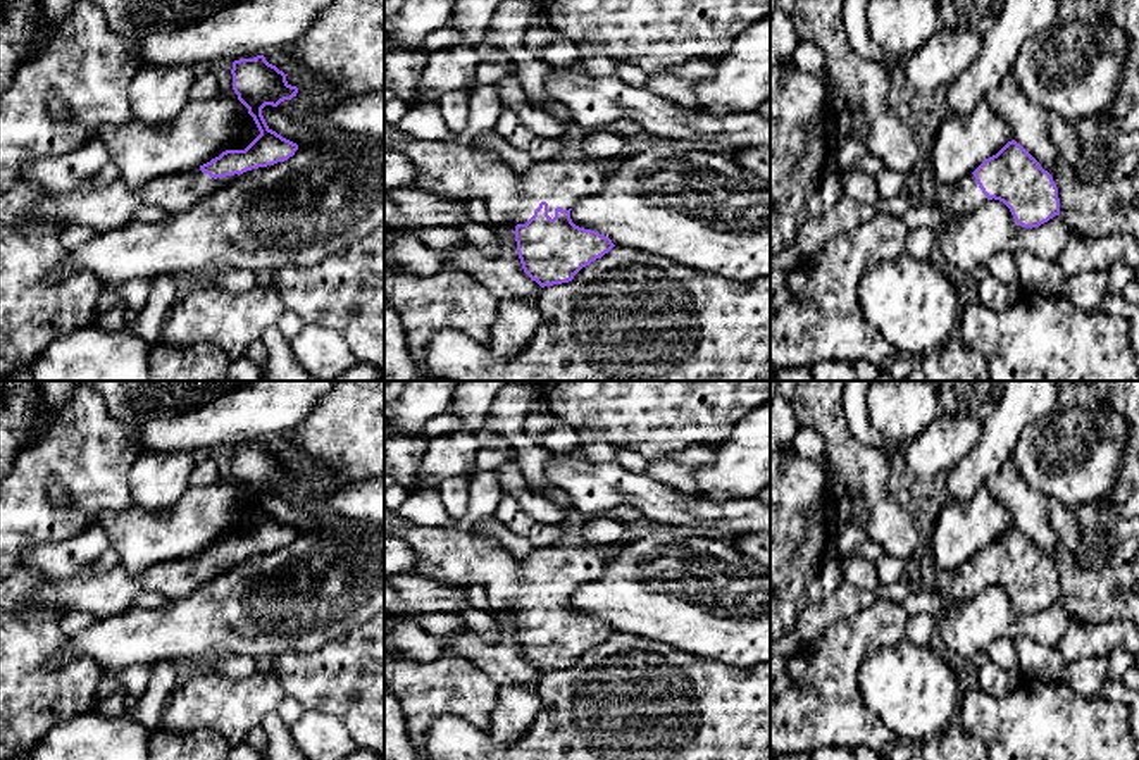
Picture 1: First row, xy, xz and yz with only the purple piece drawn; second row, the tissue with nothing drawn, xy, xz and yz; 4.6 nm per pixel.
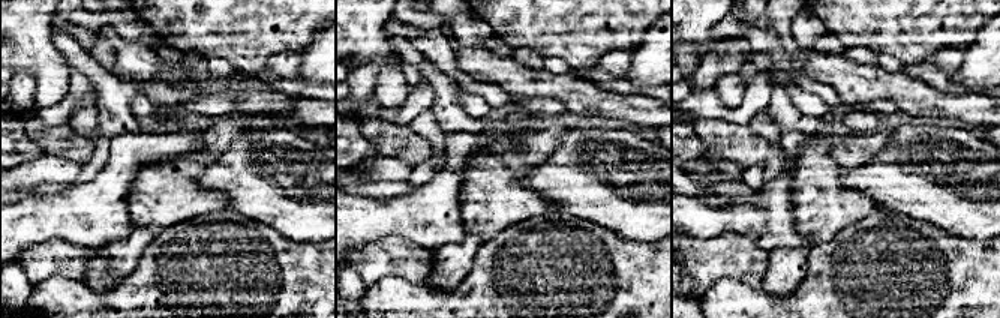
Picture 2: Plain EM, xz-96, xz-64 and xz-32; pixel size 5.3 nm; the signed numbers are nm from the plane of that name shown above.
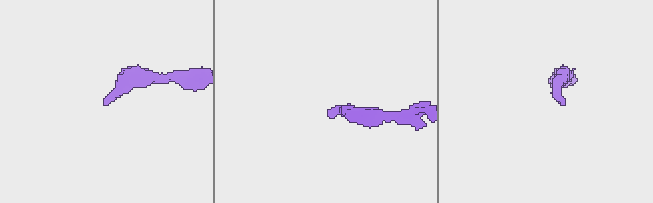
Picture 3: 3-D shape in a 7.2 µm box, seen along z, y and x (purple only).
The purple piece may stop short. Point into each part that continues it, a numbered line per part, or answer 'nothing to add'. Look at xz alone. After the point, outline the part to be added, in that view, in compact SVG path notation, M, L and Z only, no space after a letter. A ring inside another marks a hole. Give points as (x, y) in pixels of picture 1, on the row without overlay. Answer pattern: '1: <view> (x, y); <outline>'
1: xz (462, 559); M384 505L384 536L405 541L415 553L414 574L431 581L450 582L451 586L482 586L488 593L489 610L526 610L541 588L548 589L548 601L555 603L555 595L572 595L582 582L591 582L615 562L626 545L591 546L579 541L565 541L557 546L532 548L527 557L517 560L505 546L493 546L476 533L464 533L446 527L427 527L398 515Z

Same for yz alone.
1: yz (962, 583); M972 558L956 569L936 570L930 581L941 596L953 601L968 600L987 588Z

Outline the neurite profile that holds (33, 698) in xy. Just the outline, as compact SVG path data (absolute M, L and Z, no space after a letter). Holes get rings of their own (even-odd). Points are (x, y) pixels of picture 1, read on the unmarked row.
M22 567L0 581L0 760L12 760L19 751L33 750L52 726L64 719L96 710L96 686L105 672L88 657L76 657L60 669L48 669L47 662L67 648L62 634L60 612L31 608L16 617L17 608L28 607L31 595L48 577Z

